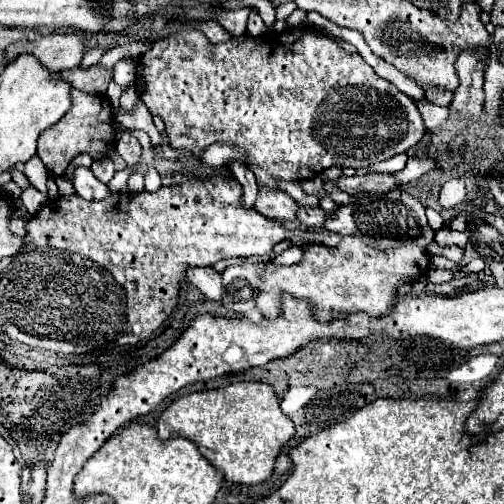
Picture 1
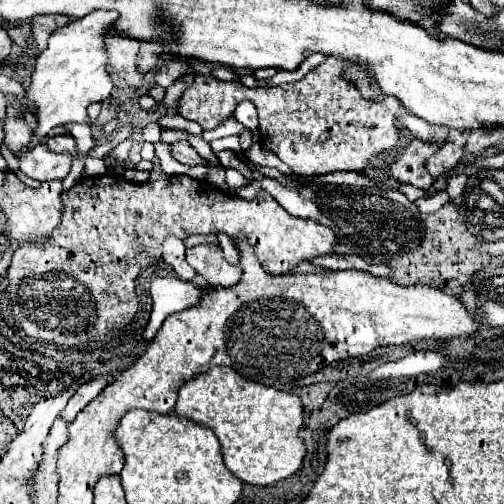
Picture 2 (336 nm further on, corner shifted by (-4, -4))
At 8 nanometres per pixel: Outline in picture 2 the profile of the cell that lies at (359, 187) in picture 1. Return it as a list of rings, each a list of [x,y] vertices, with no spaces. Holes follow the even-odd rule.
[[[452,129],[446,143],[444,143],[444,147],[440,147],[438,153],[434,153],[434,157],[426,163],[426,169],[430,169],[430,175],[434,179],[438,179],[444,173],[452,171],[458,165],[458,161],[462,159],[464,145],[466,145],[466,135]]]

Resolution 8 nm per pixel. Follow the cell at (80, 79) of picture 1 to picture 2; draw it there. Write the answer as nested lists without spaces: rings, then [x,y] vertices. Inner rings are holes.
[[[142,43],[140,45],[140,53],[136,57],[136,65],[138,65],[138,71],[144,75],[148,73],[150,69],[156,67],[158,63],[158,57],[164,53],[164,47],[160,47],[158,43]]]

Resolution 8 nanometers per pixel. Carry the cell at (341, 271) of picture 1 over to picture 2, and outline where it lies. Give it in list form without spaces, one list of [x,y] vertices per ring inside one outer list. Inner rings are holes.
[[[212,245],[186,249],[186,261],[196,269],[198,277],[214,287],[234,287],[242,277],[242,269],[226,263],[222,251]]]

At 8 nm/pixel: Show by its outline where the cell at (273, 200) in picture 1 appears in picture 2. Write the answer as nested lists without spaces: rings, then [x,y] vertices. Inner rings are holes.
[[[182,141],[182,143],[174,143],[172,145],[172,155],[186,167],[198,167],[198,165],[204,165],[208,167],[208,159],[204,159],[202,155],[198,155],[198,151],[188,143],[188,141]]]

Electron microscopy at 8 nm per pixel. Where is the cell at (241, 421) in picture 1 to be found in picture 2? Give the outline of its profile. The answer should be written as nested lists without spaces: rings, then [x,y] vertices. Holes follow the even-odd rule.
[[[214,367],[206,373],[200,373],[198,377],[184,383],[178,391],[178,401],[174,407],[176,417],[190,419],[198,425],[204,425],[212,429],[222,445],[222,455],[226,467],[232,471],[234,477],[238,477],[244,483],[266,487],[272,483],[278,483],[290,475],[294,475],[304,459],[304,443],[300,441],[298,433],[302,429],[302,403],[300,397],[294,393],[284,393],[274,387],[266,387],[262,383],[254,383],[250,379],[244,379],[230,367]]]

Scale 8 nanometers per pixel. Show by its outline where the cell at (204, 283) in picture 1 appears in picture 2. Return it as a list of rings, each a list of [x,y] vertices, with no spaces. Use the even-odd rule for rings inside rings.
[[[166,237],[162,245],[164,245],[162,259],[164,259],[168,265],[172,265],[172,269],[178,273],[180,279],[184,279],[184,281],[194,281],[196,273],[194,273],[194,269],[188,265],[188,261],[186,261],[186,257],[184,257],[184,251],[186,251],[184,241],[178,239],[178,237]]]

